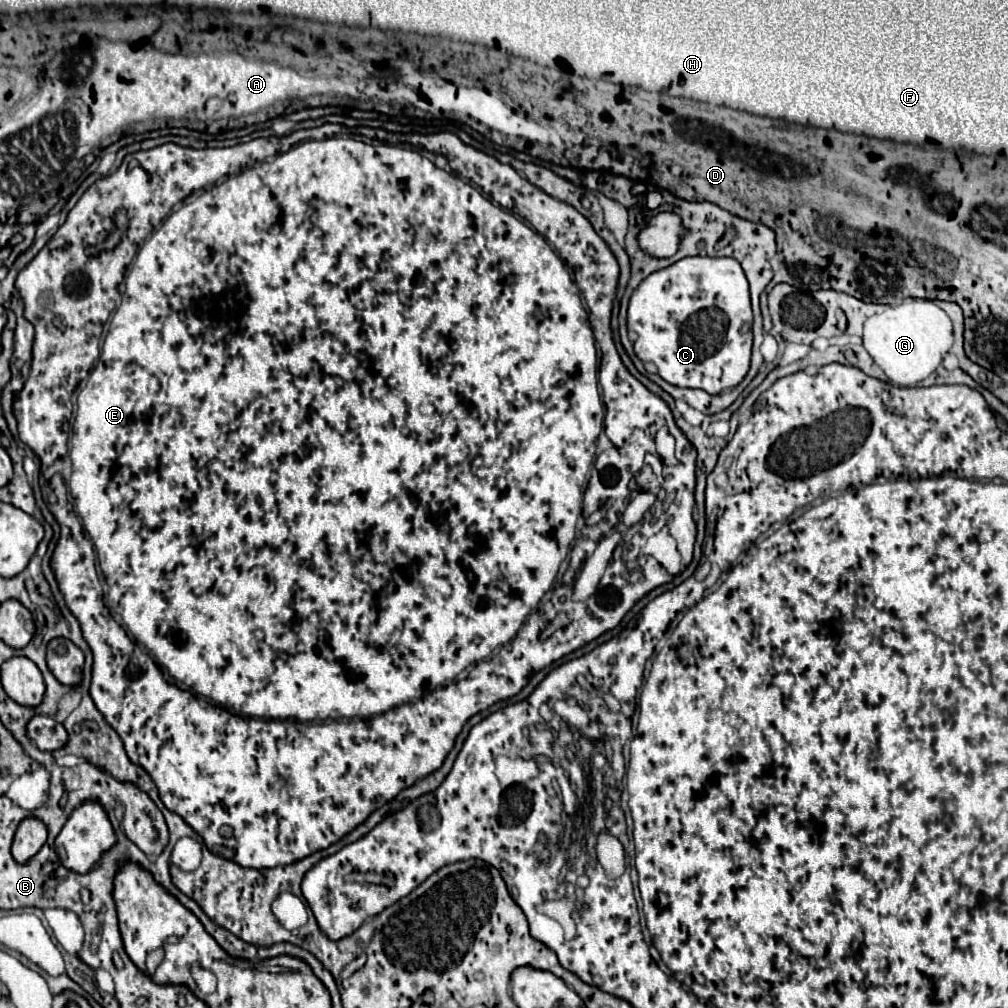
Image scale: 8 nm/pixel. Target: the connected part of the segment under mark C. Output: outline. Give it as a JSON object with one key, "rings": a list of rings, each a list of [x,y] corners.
{"rings":[[[685,257],[663,271],[651,273],[631,295],[627,325],[629,331],[637,335],[637,357],[655,363],[659,375],[671,385],[703,389],[709,395],[719,395],[725,389],[737,387],[749,371],[753,343],[749,283],[741,265],[731,257]]]}

